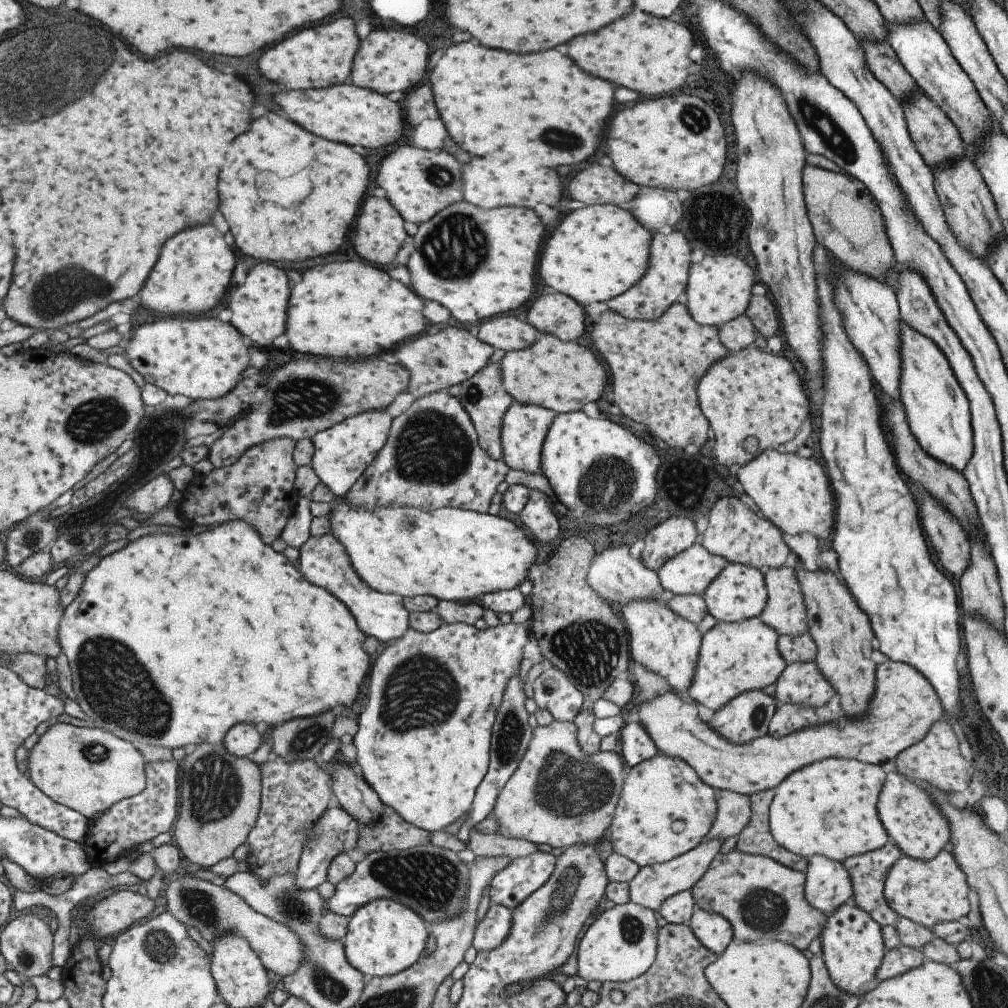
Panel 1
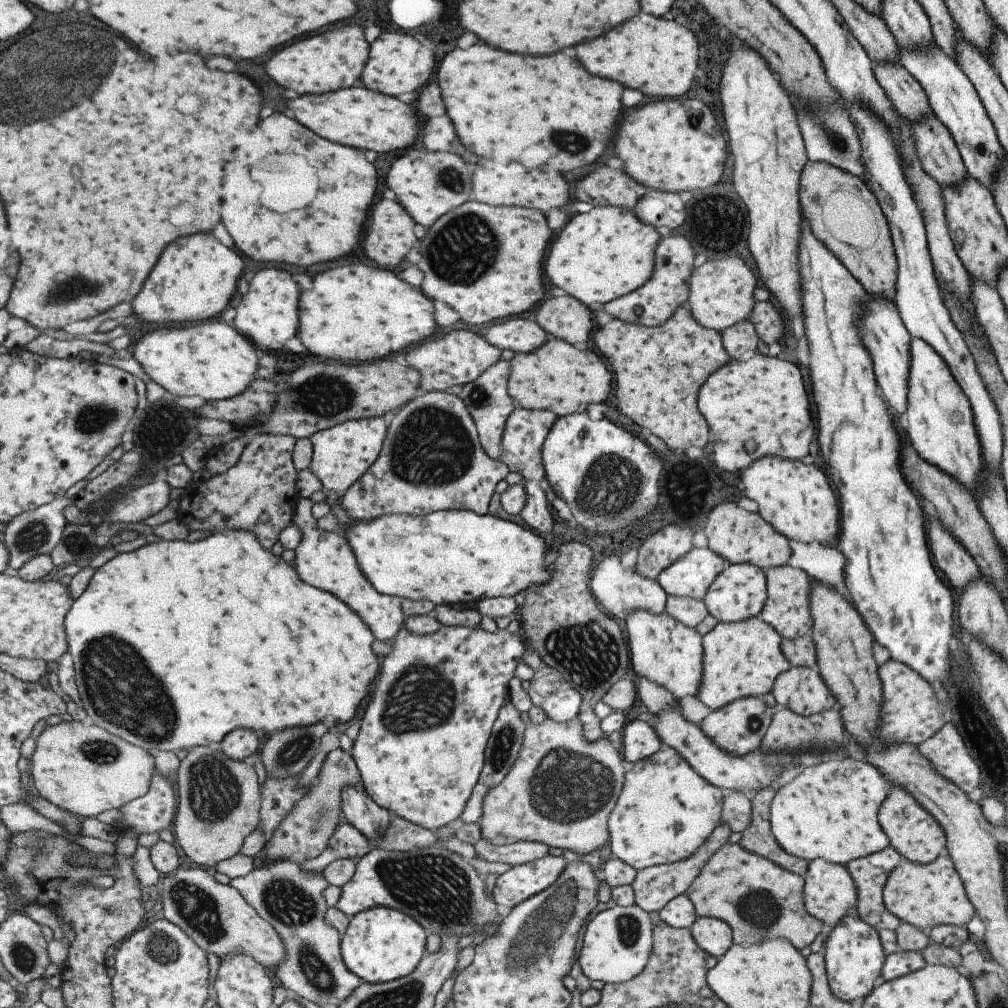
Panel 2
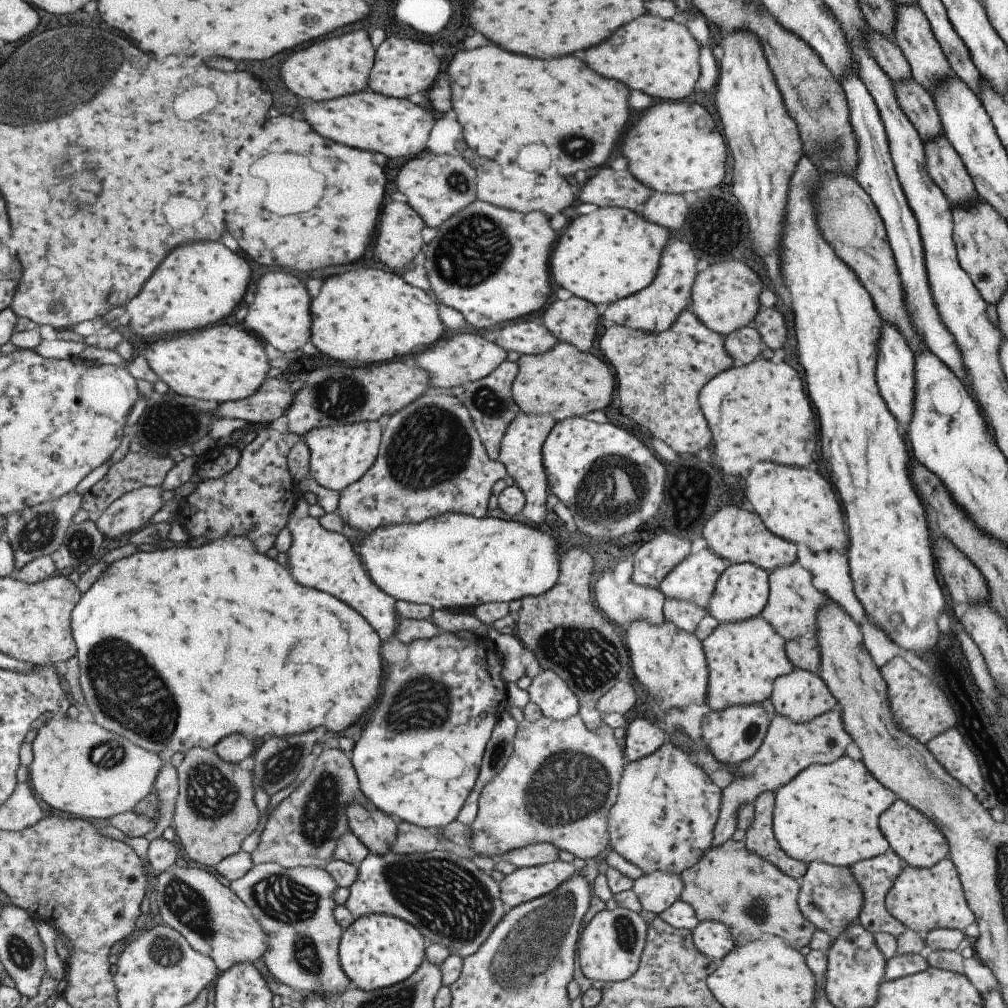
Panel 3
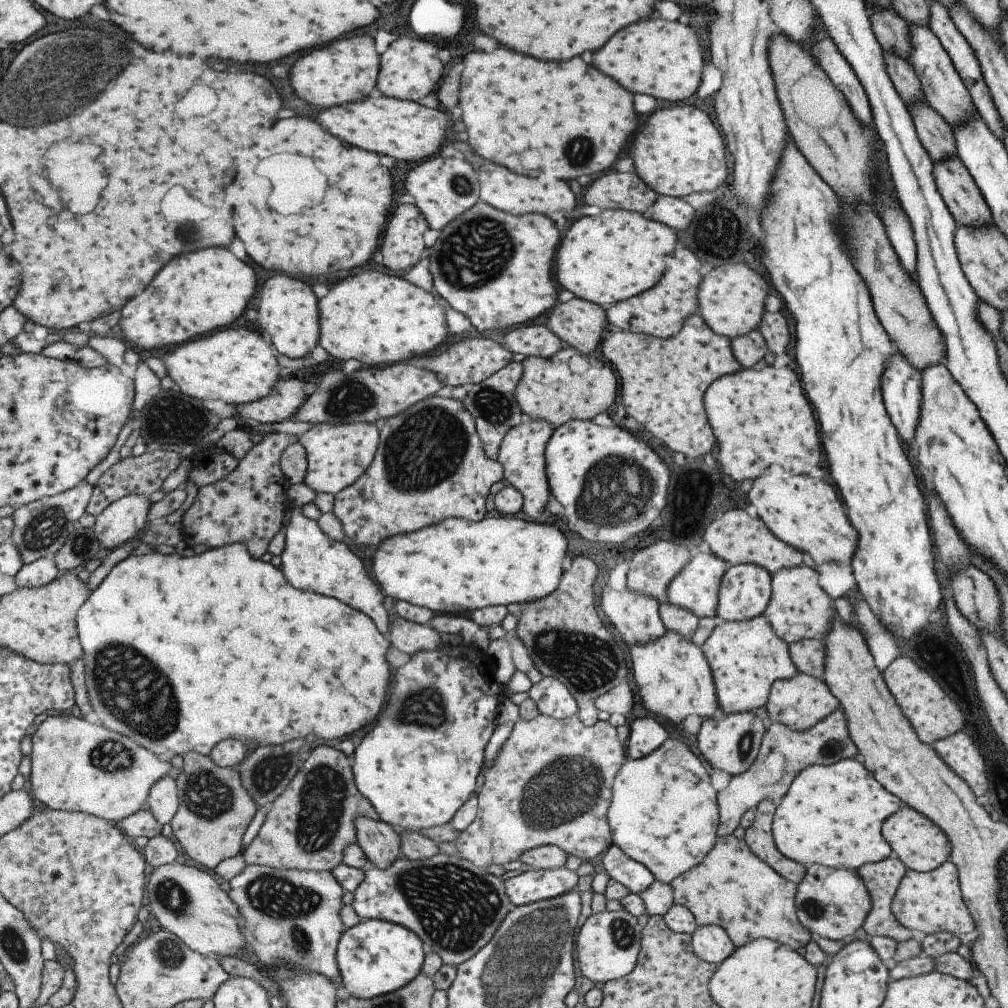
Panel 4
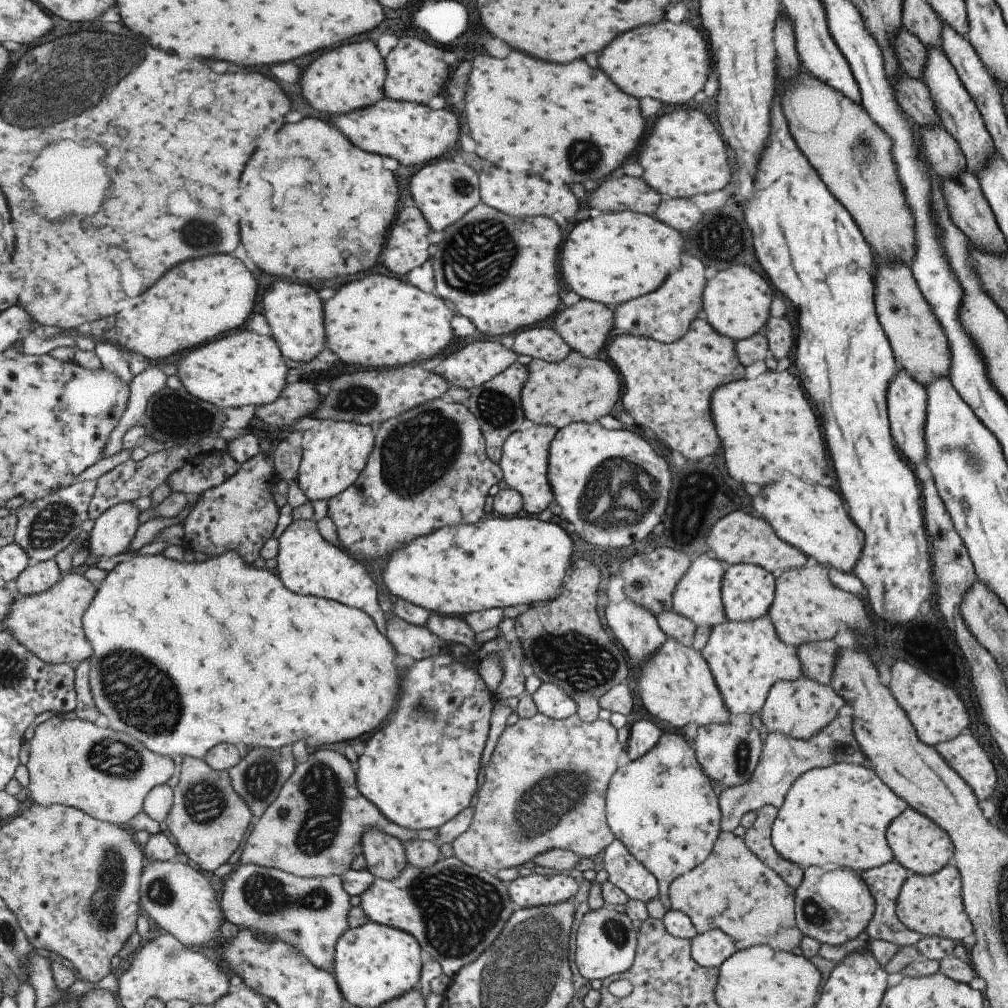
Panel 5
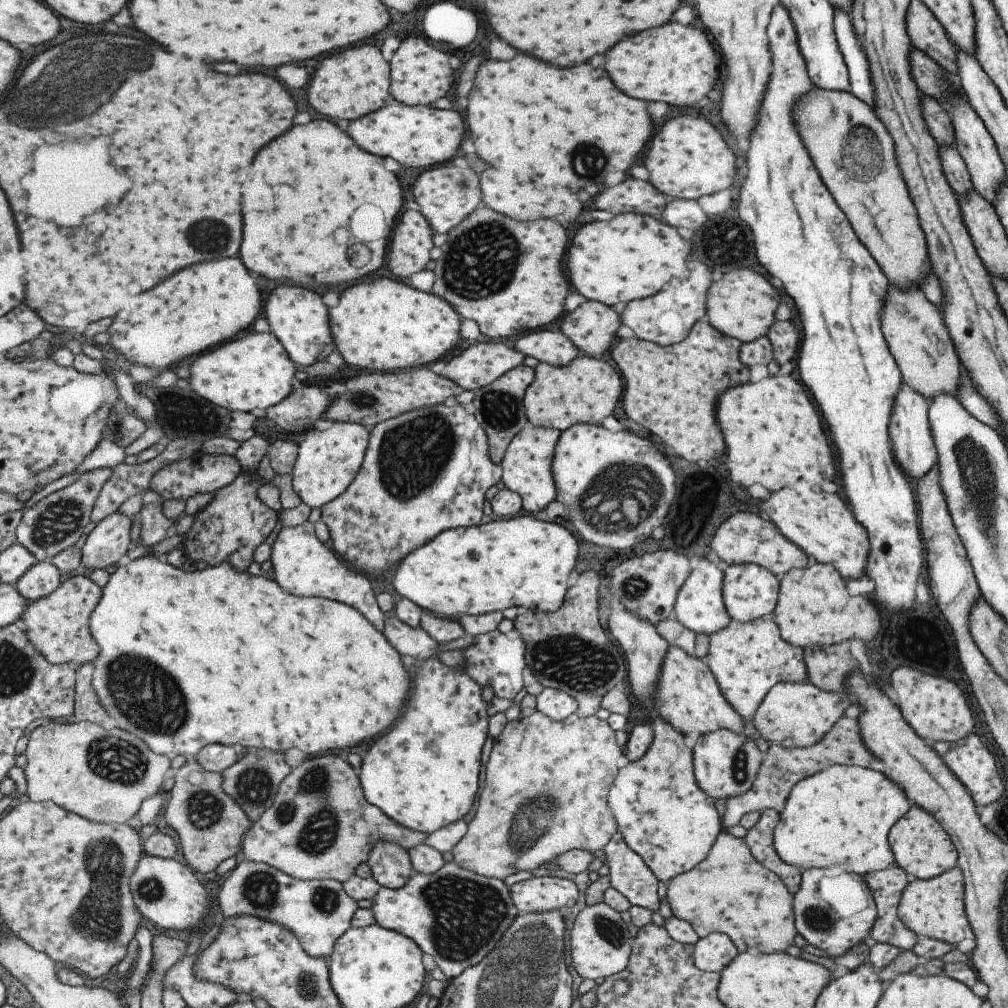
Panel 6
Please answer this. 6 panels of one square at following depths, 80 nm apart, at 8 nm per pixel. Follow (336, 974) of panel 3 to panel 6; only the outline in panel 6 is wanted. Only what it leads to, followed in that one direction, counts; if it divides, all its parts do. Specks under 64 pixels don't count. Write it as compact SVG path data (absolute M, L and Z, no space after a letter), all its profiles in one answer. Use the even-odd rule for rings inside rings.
M238 858L217 894L223 917L251 915L289 929L310 957L327 960L335 940L350 927L357 903L333 879L296 879L262 862Z

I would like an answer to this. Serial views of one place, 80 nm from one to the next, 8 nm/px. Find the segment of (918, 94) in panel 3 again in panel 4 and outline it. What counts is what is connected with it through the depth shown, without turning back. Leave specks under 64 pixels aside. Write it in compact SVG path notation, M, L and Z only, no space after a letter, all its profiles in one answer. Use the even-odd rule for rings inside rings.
M925 102L907 107L911 112L919 142L933 162L940 163L956 156L954 134L948 124Z

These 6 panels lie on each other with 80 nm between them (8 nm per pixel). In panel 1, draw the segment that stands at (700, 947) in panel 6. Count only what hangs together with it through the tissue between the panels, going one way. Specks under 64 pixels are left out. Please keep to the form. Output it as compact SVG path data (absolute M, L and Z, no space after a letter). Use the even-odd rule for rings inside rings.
M696 905L687 925L701 946L705 946L716 955L721 954L733 940L731 924L723 916L703 910Z

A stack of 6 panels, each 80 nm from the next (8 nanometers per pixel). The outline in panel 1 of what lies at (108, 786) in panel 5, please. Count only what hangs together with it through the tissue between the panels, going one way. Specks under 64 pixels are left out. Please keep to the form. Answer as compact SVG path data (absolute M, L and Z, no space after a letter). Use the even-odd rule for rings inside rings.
M56 723L50 726L38 737L37 743L28 751L25 760L28 780L46 798L61 804L85 819L94 819L97 814L113 806L115 802L139 794L145 788L145 764L144 757L136 750L135 744L123 742L113 734L105 730L85 726L73 726L73 724Z

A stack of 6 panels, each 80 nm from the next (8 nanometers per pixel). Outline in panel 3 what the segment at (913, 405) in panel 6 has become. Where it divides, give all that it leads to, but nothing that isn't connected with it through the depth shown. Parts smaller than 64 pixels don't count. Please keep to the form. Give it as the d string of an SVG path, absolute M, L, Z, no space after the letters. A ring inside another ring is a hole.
M882 321L881 336L879 336L879 354L877 354L877 368L875 368L875 378L877 378L877 388L887 404L887 410L893 414L893 418L907 426L911 420L913 412L913 372L914 354L909 350L904 338L900 335L892 323Z

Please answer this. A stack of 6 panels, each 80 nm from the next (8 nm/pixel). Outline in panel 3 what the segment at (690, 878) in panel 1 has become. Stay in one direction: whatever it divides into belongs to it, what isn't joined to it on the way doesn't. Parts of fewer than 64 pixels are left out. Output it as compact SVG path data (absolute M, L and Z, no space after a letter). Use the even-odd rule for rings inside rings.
M825 712L809 722L797 724L789 718L775 714L768 725L766 734L757 752L738 766L735 778L721 790L721 808L713 828L711 847L721 846L732 839L736 830L735 816L741 804L753 803L761 792L773 792L783 786L811 764L826 764L844 756L845 748L851 744L851 738L843 730L840 712ZM653 870L649 874L644 873L637 880L632 881L632 892L641 906L641 910L660 914L678 900L683 882L679 878L681 874L669 874Z

